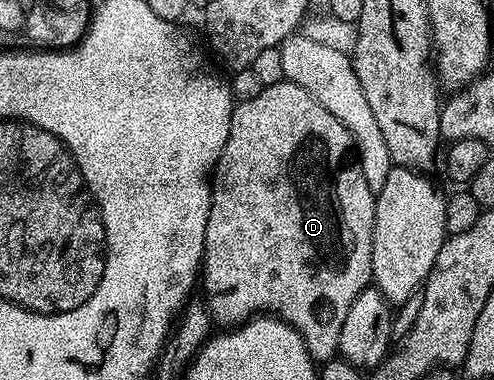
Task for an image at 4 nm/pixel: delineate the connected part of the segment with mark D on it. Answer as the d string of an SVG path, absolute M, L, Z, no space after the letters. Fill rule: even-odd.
M284 80L280 83L264 85L256 99L239 101L232 111L232 119L228 127L228 143L224 143L224 151L217 165L212 170L212 192L210 210L208 211L208 227L204 235L204 251L200 266L200 289L210 320L218 327L237 327L259 315L273 315L286 321L304 339L306 349L315 362L330 361L338 353L340 343L340 327L344 327L344 319L352 303L356 303L356 295L371 284L372 278L372 235L374 234L374 198L375 190L368 187L368 179L364 179L364 171L356 156L354 134L328 111L304 87Z

